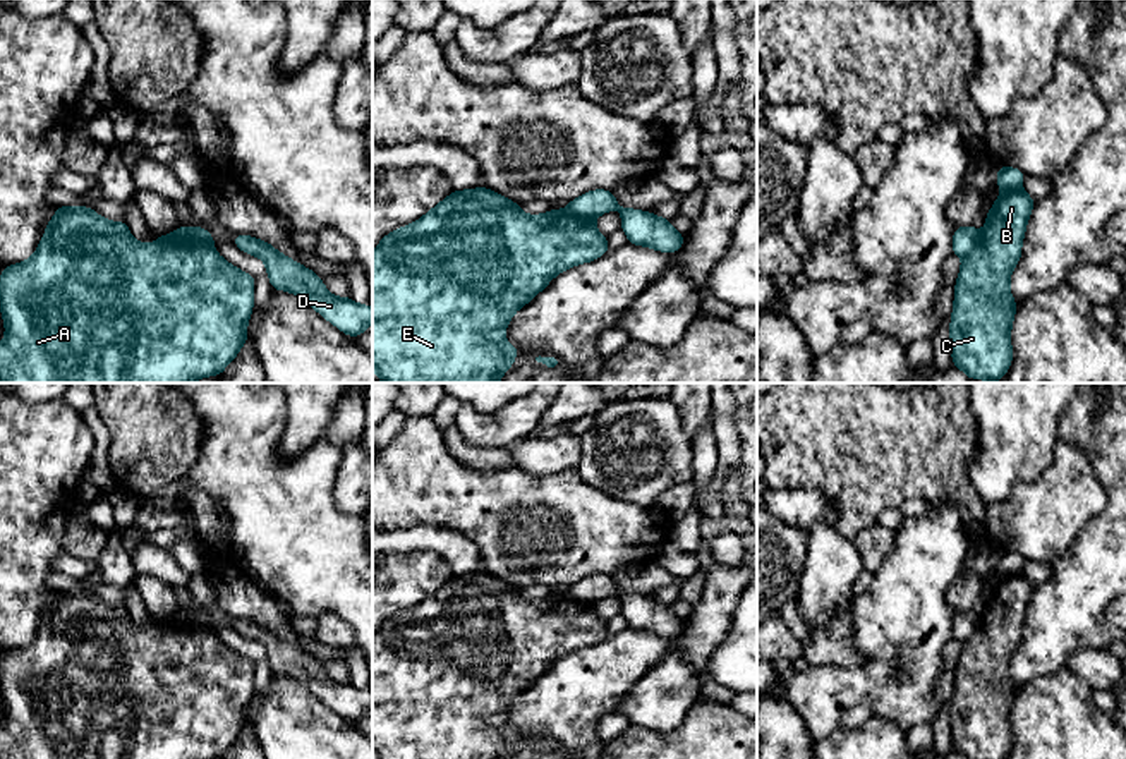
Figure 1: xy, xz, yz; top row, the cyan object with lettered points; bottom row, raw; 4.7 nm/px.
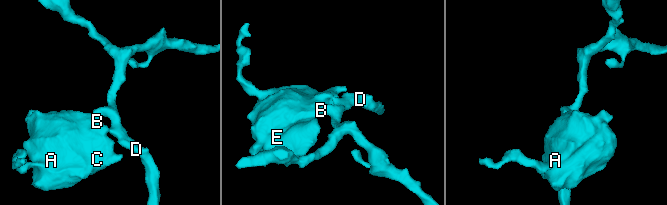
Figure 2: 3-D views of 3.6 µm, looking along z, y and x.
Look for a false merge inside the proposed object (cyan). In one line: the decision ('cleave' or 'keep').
cleave

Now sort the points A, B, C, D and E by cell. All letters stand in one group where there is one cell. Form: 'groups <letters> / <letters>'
groups A B C E / D

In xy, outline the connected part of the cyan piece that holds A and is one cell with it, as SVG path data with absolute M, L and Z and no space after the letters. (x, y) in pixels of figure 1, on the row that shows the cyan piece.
M57 206L36 252L0 273L0 313L5 325L5 337L0 342L0 383L194 383L220 376L249 338L247 323L254 309L256 278L230 264L215 249L194 244L182 230L184 225L151 244L141 244L125 222L110 222L88 206Z

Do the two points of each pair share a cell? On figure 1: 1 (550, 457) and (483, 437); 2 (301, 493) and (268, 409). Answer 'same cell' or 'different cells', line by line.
1: different cells
2: same cell

